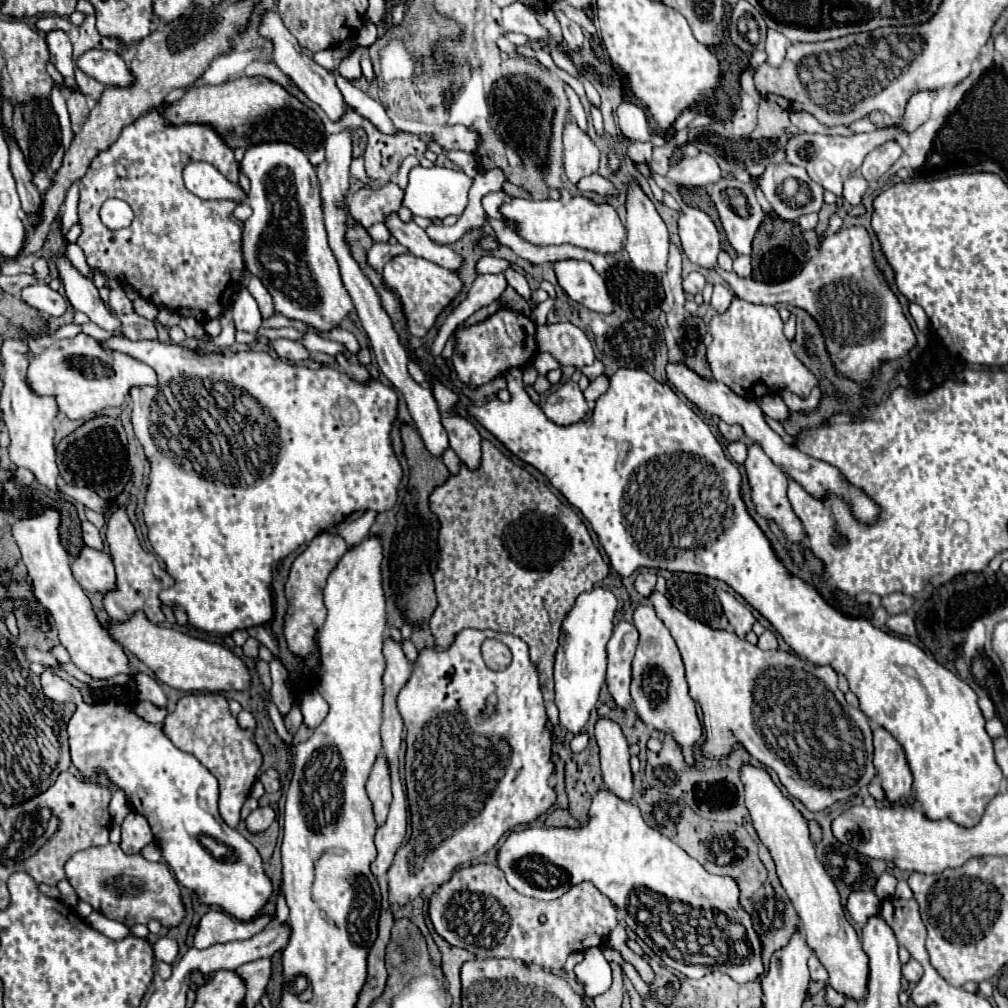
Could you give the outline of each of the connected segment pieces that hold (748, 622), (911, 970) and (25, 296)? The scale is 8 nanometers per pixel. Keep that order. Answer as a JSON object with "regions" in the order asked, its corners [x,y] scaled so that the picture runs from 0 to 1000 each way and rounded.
{"regions":[[[[715,588],[713,596],[717,600],[717,608],[721,610],[721,614],[723,614],[725,622],[729,624],[731,630],[739,630],[741,626],[745,626],[745,620],[749,618],[749,612],[735,596],[729,594],[729,590]]],[[[902,951],[900,957],[896,957],[896,969],[902,973],[902,975],[910,975],[916,967],[916,959],[908,953],[908,951]]],[[[37,281],[37,283],[29,283],[21,289],[21,297],[35,305],[37,309],[41,309],[43,313],[63,313],[66,307],[64,295],[59,293],[57,289],[51,289],[45,281]]]]}

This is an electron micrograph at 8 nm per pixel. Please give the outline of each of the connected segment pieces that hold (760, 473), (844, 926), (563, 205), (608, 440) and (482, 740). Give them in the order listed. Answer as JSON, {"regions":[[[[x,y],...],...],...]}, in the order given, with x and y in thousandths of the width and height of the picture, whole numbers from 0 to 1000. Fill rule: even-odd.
{"regions":[[[[745,439],[743,445],[741,445],[739,465],[741,465],[743,479],[745,479],[745,493],[747,493],[747,497],[751,501],[751,507],[757,513],[761,513],[763,517],[771,517],[777,523],[777,527],[779,527],[779,531],[781,531],[783,537],[793,539],[797,535],[799,527],[797,527],[797,521],[791,515],[791,511],[787,509],[785,499],[781,495],[781,473],[779,473],[779,469],[759,451],[759,447],[755,445],[755,441],[751,441],[751,439]]],[[[737,761],[735,775],[739,779],[739,797],[743,801],[747,820],[755,836],[765,844],[773,874],[795,912],[795,924],[801,938],[807,941],[807,945],[822,965],[820,975],[826,977],[826,981],[830,981],[832,985],[838,985],[838,991],[854,995],[854,989],[858,989],[858,977],[862,977],[862,951],[854,941],[854,934],[848,922],[838,910],[828,876],[809,850],[801,814],[773,785],[759,763]]],[[[570,193],[564,199],[549,199],[549,197],[509,197],[507,201],[501,201],[497,205],[497,211],[501,217],[507,217],[513,221],[509,225],[521,239],[529,243],[557,243],[566,241],[570,245],[586,247],[596,253],[610,253],[616,249],[616,243],[620,241],[620,225],[604,201],[592,201],[584,195]]],[[[509,364],[501,370],[501,376],[503,376],[503,386],[507,390],[507,396],[503,400],[499,398],[483,398],[479,402],[467,402],[465,404],[465,410],[483,426],[487,428],[509,451],[513,451],[517,457],[529,461],[531,465],[535,465],[551,485],[555,485],[559,489],[559,493],[576,507],[576,511],[584,517],[586,525],[590,527],[592,531],[592,537],[594,541],[598,543],[598,547],[602,549],[604,553],[604,559],[606,559],[606,564],[610,564],[616,572],[624,572],[630,564],[634,563],[648,563],[648,564],[662,564],[662,566],[678,566],[678,568],[693,568],[693,570],[699,570],[699,572],[705,572],[705,574],[713,574],[717,578],[721,578],[727,586],[731,586],[747,604],[751,604],[771,626],[773,630],[779,634],[779,638],[789,646],[789,650],[801,654],[803,658],[807,660],[822,660],[826,662],[830,668],[838,670],[840,676],[842,676],[842,682],[844,686],[850,689],[852,693],[852,701],[854,705],[864,713],[868,715],[872,721],[878,721],[898,743],[898,749],[900,749],[900,755],[902,755],[902,761],[904,761],[904,767],[906,767],[906,785],[908,785],[908,793],[910,797],[916,801],[918,809],[922,813],[943,813],[955,820],[965,820],[971,816],[975,805],[977,805],[977,799],[991,787],[991,779],[993,779],[993,763],[991,759],[987,757],[987,749],[985,749],[985,735],[981,733],[981,729],[977,727],[977,713],[973,709],[973,703],[969,701],[969,689],[967,686],[951,672],[947,672],[941,664],[938,664],[936,660],[932,660],[928,654],[920,652],[918,646],[914,646],[908,638],[900,636],[898,632],[892,632],[888,628],[882,628],[882,626],[874,626],[870,624],[862,614],[858,612],[840,612],[836,610],[834,606],[830,606],[828,602],[824,602],[813,588],[807,580],[799,578],[797,574],[793,574],[791,570],[785,570],[777,559],[777,555],[771,553],[767,541],[763,539],[761,531],[755,527],[755,523],[749,519],[749,515],[743,511],[741,507],[741,501],[735,493],[735,469],[731,465],[731,461],[727,457],[723,457],[717,449],[717,443],[715,439],[711,438],[711,434],[705,430],[705,426],[701,424],[701,420],[691,414],[691,410],[682,404],[670,390],[664,382],[658,382],[654,378],[650,378],[644,370],[640,370],[638,366],[612,366],[612,370],[608,370],[606,374],[606,382],[604,382],[604,388],[598,390],[594,396],[592,396],[592,406],[588,406],[586,414],[580,416],[580,418],[572,418],[568,422],[553,422],[549,418],[545,418],[545,414],[541,414],[541,410],[525,396],[523,388],[521,388],[521,382],[519,382],[519,376],[517,376],[519,368],[515,364]],[[705,499],[717,499],[717,509],[713,513],[713,509],[707,509],[707,501]]],[[[459,624],[443,644],[416,644],[410,668],[398,684],[394,699],[404,723],[402,775],[410,828],[404,838],[396,840],[388,862],[384,864],[388,902],[392,896],[400,900],[414,892],[424,878],[441,876],[451,860],[477,850],[493,838],[501,824],[507,824],[513,818],[529,816],[553,795],[551,783],[545,779],[545,771],[551,763],[547,753],[549,727],[543,719],[545,713],[539,699],[533,662],[525,652],[525,642],[515,632],[485,624]],[[483,632],[495,634],[507,642],[509,656],[505,664],[497,668],[481,664],[475,644]]]]}

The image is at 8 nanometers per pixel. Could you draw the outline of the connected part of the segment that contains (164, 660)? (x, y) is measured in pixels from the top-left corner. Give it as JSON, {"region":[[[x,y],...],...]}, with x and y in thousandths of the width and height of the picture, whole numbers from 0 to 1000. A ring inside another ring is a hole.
{"region":[[[140,604],[124,616],[108,614],[102,622],[116,640],[128,644],[128,648],[140,654],[154,668],[154,672],[168,682],[180,686],[239,686],[247,680],[247,664],[223,640],[199,636],[176,624],[154,620],[144,612],[144,608],[140,608]]]}

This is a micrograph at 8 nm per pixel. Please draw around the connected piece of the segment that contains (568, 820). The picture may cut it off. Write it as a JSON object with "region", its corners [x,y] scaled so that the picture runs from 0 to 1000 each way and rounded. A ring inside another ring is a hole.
{"region":[[[551,803],[543,814],[541,814],[543,820],[574,820],[574,816],[564,809],[564,805],[559,805],[559,803]]]}

